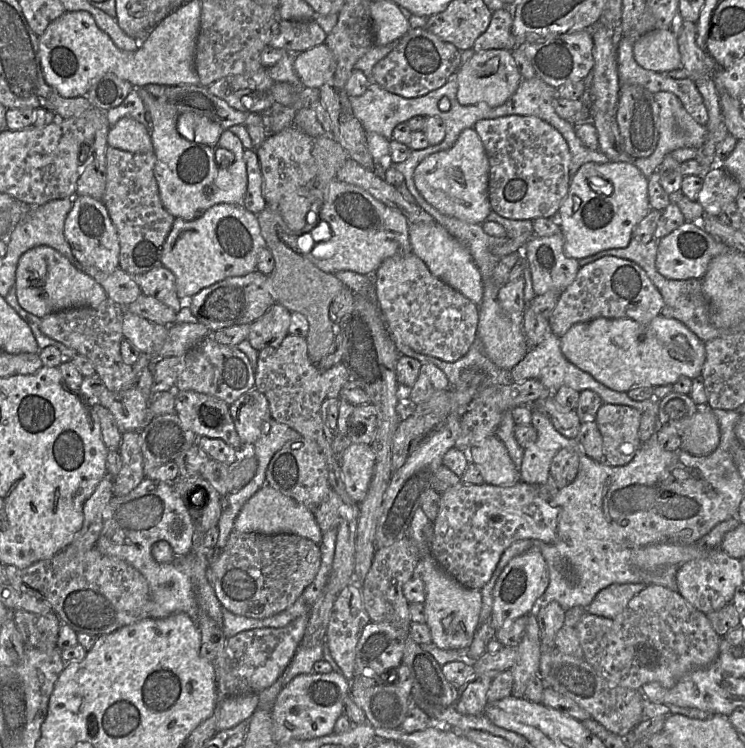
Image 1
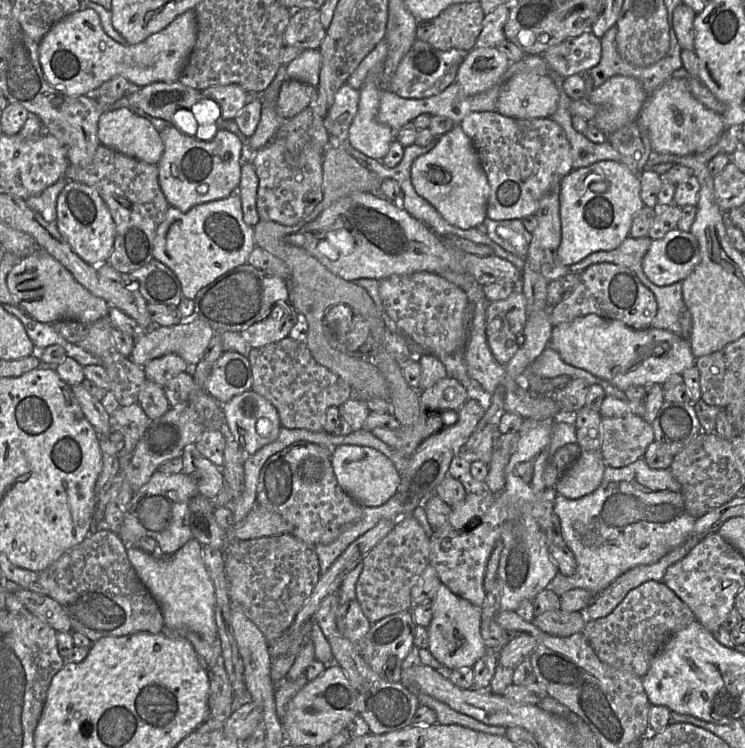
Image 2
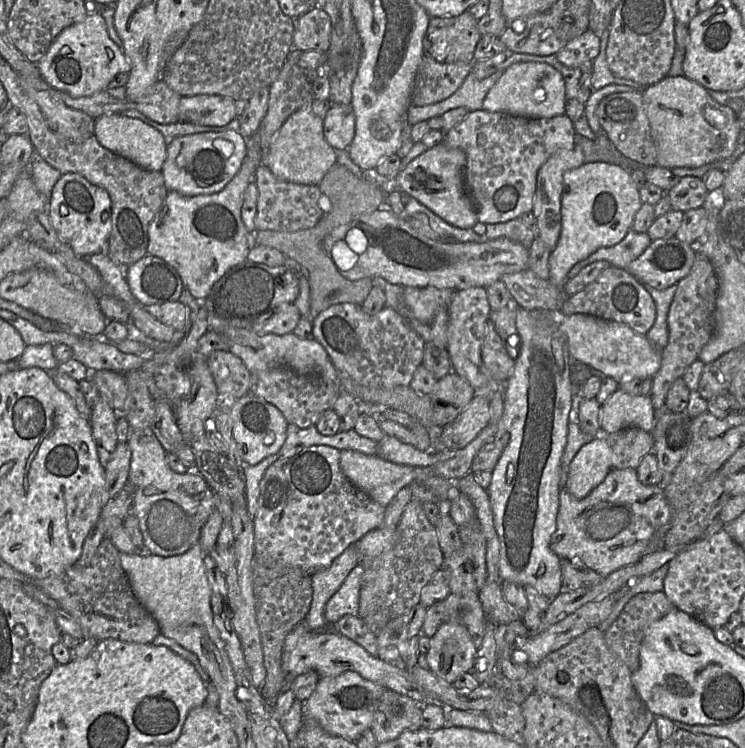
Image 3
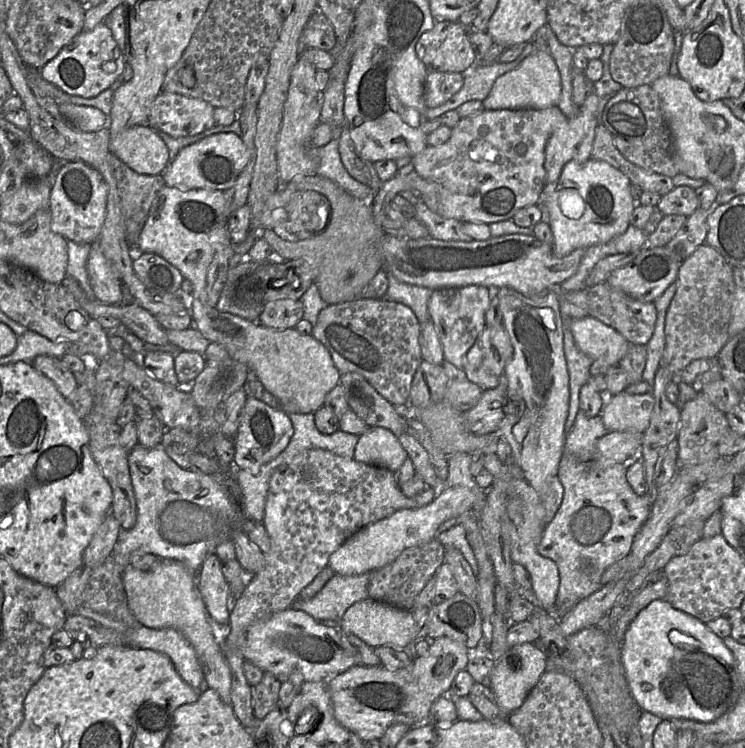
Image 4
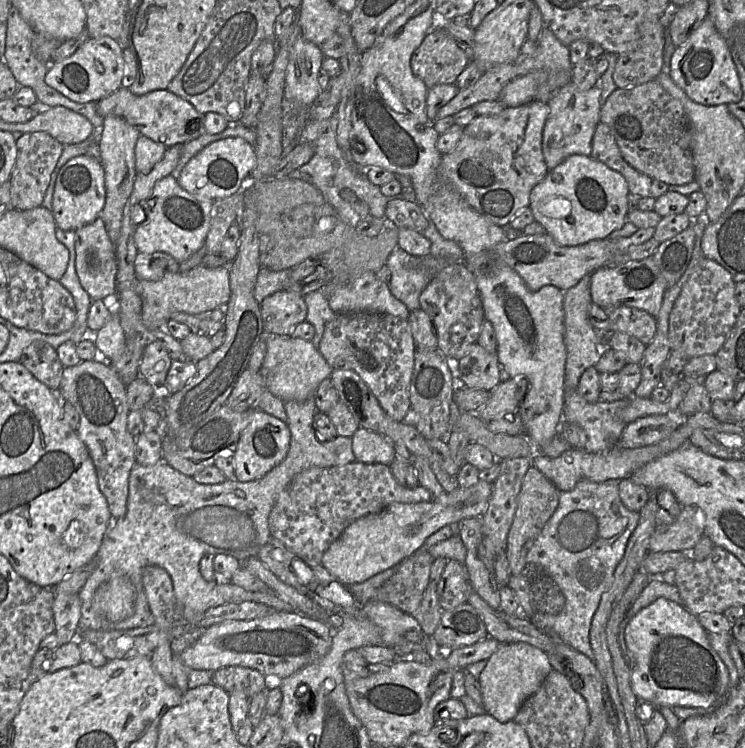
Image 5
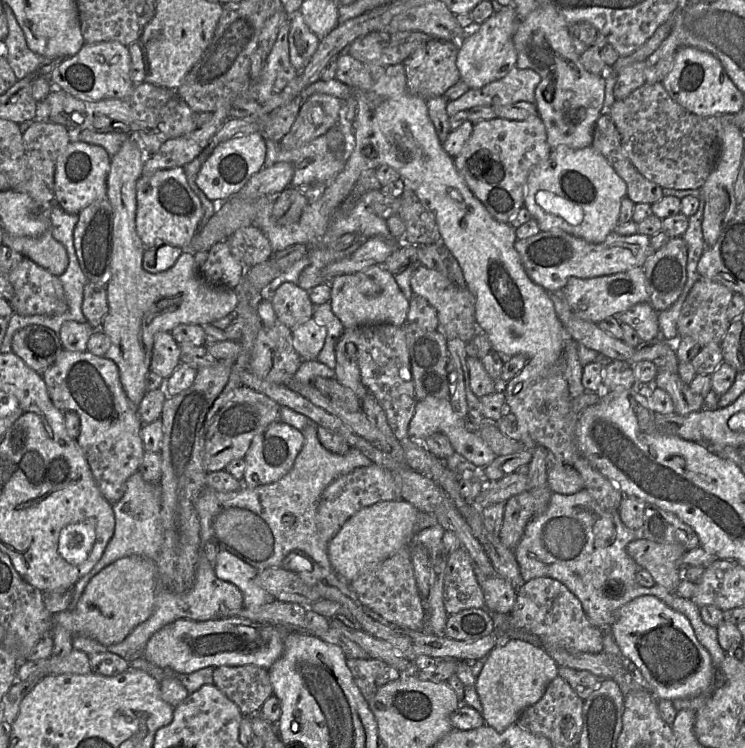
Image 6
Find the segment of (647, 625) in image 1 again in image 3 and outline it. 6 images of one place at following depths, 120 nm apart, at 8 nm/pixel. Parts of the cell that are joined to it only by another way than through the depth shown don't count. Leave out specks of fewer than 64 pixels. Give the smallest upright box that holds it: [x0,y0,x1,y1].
[604,591,675,672]

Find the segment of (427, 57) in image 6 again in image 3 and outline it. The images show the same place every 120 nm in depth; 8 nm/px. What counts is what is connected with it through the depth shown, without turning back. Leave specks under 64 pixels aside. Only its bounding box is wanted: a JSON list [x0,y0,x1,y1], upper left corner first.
[423,10,480,64]

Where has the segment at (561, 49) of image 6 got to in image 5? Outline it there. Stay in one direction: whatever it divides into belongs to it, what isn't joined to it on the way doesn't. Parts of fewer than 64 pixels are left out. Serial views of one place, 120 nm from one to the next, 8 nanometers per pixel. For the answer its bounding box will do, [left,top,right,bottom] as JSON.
[542,82,602,172]

